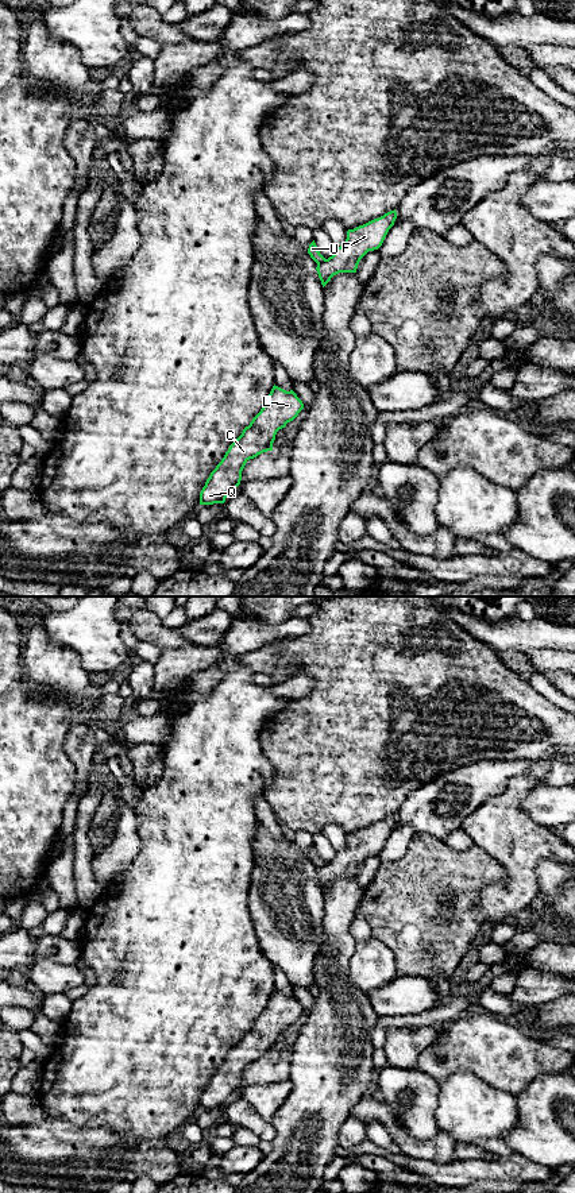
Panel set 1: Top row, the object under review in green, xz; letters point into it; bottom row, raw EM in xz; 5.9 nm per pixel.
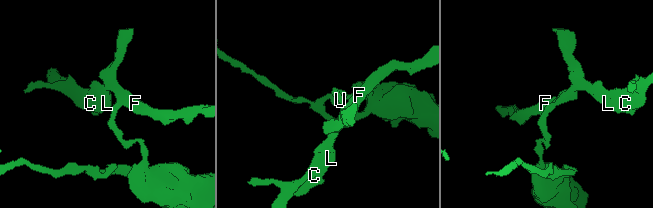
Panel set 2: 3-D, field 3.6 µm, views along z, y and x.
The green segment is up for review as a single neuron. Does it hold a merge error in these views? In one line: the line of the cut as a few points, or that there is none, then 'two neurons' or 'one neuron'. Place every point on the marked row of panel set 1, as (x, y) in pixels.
cut xz (325, 259), (317, 263); two neurons

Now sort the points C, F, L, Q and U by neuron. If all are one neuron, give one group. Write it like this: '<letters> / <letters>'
C F L Q / U

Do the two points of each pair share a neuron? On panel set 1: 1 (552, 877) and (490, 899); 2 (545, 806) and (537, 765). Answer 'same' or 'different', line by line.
1: different
2: different

